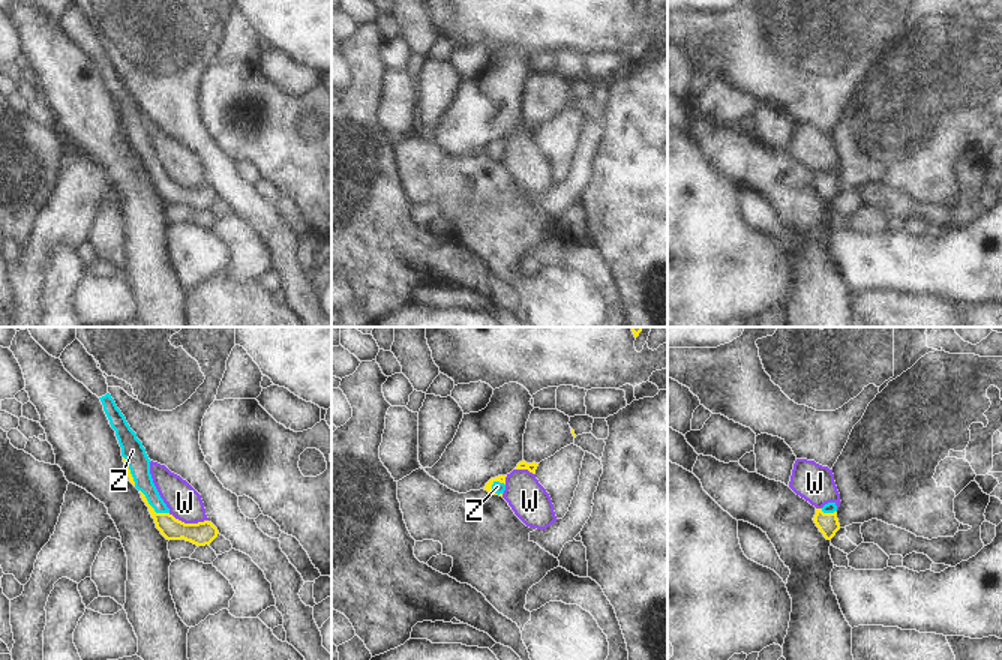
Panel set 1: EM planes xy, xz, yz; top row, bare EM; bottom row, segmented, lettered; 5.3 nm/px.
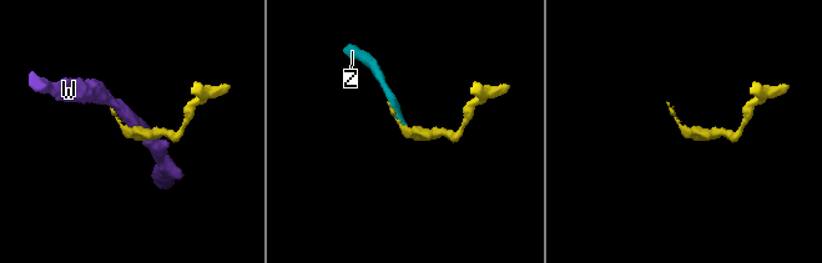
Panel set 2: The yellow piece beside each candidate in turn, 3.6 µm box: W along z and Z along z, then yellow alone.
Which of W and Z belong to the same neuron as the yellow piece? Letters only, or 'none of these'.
Z

